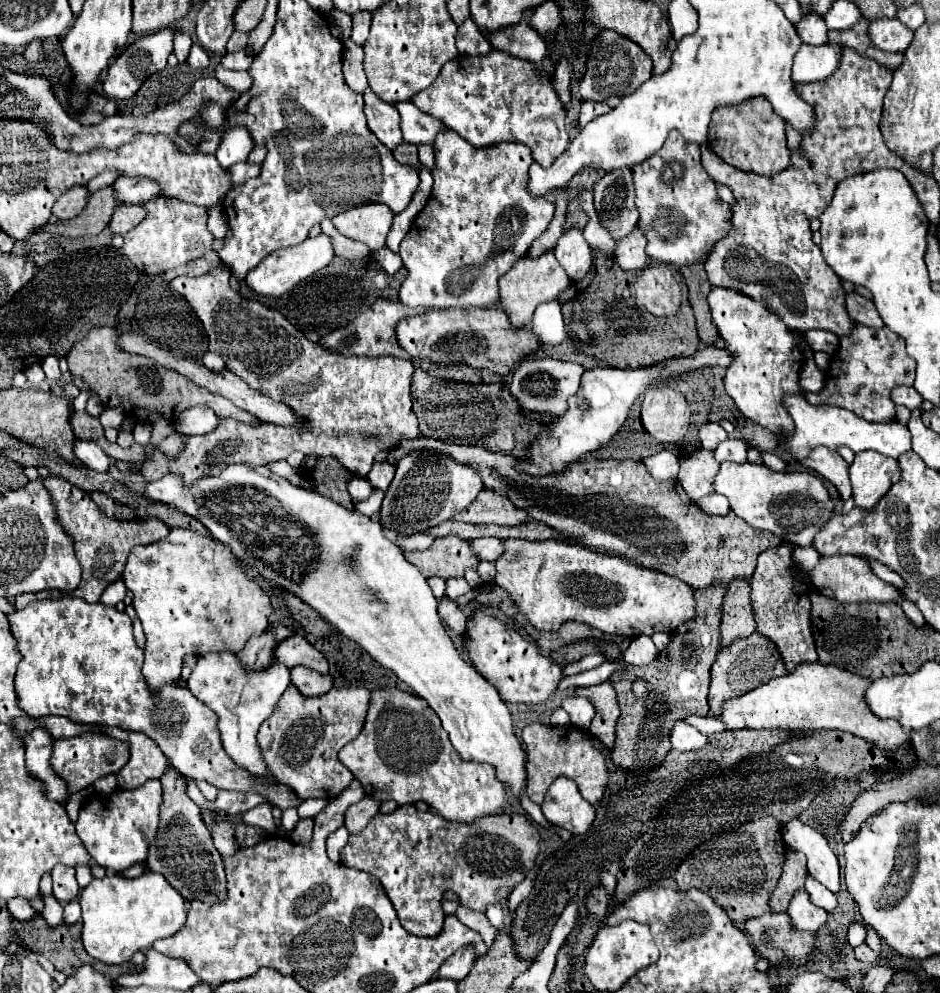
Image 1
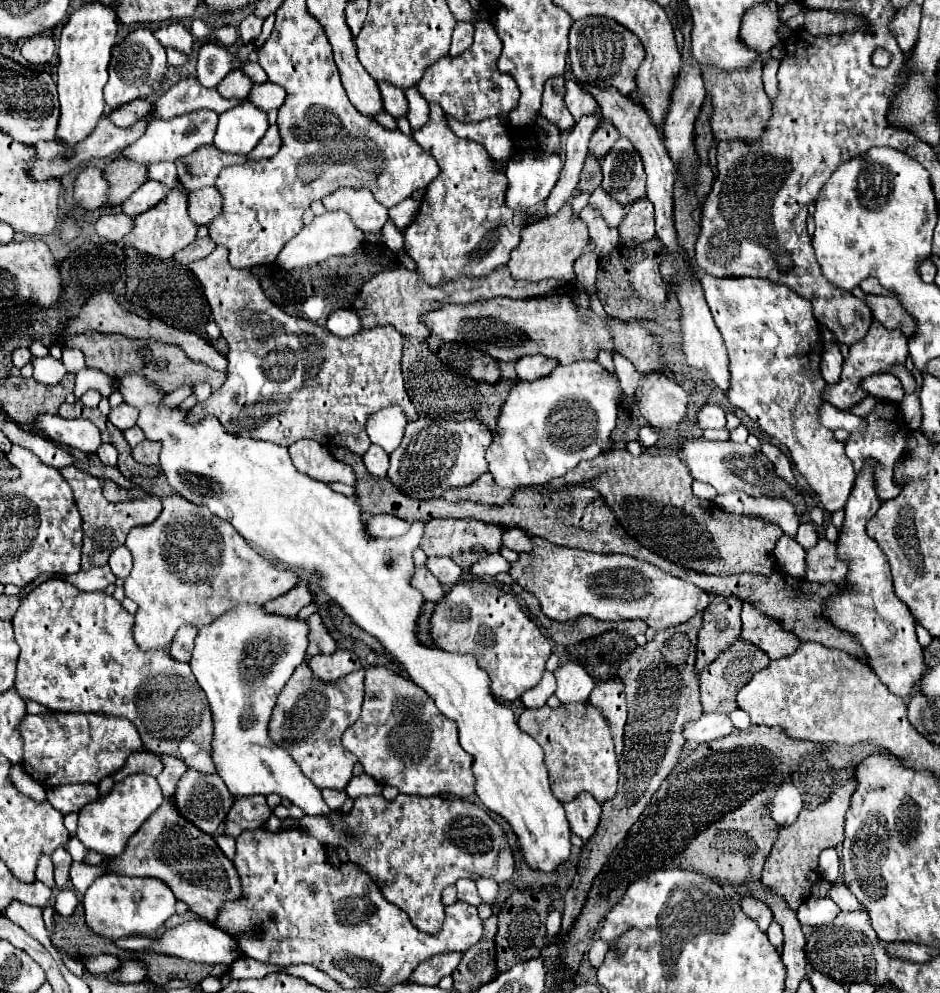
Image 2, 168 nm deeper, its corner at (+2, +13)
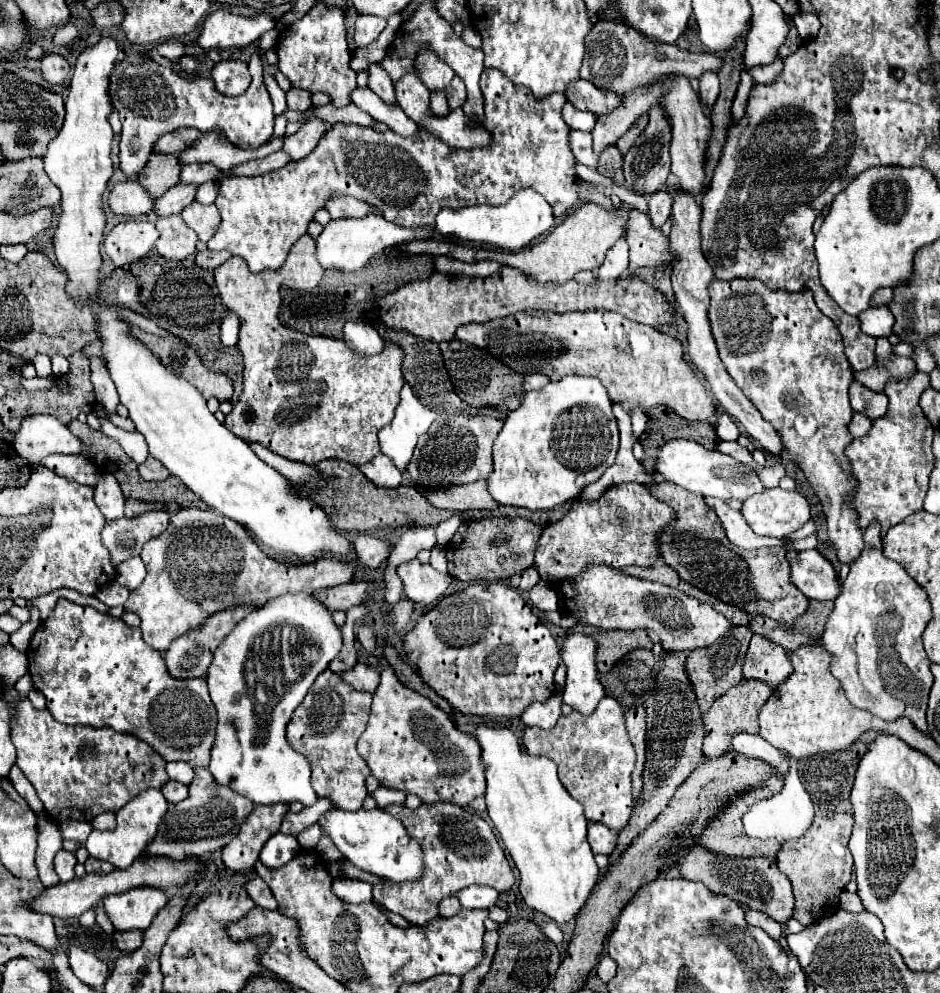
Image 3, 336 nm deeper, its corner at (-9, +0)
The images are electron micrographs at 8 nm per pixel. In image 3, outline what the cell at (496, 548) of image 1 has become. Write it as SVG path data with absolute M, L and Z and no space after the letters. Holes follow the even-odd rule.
M626 482L610 486L600 500L576 500L560 522L544 528L534 552L534 566L542 580L576 576L586 564L606 564L610 568L624 568L628 564L652 566L658 556L656 534L662 532L672 514L674 512L664 502L652 498L642 484Z

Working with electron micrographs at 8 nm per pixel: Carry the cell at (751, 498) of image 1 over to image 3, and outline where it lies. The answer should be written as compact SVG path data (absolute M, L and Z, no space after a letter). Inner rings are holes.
M672 440L662 446L658 452L658 464L656 472L660 472L670 482L686 488L688 492L696 492L702 496L712 496L718 500L746 500L746 492L762 492L766 490L764 484L758 478L758 472L738 460L734 460L728 454L722 454L718 450L708 450L698 442L692 440Z

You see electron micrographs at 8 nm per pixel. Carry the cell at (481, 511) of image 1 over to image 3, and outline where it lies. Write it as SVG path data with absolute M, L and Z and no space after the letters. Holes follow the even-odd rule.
M474 482L468 486L452 486L440 492L428 492L426 498L444 510L482 510L500 506L488 492L486 482Z

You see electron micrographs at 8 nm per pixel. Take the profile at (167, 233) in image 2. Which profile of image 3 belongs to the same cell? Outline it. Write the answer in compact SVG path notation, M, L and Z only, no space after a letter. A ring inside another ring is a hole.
M182 216L158 218L156 230L160 232L160 238L156 242L156 250L162 258L184 260L184 258L190 258L196 254L198 234L184 224Z

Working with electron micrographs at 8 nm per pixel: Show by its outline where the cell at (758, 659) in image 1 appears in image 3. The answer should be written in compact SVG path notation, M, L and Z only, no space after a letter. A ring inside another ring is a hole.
M742 678L738 686L732 686L728 690L728 694L724 694L722 698L718 698L712 708L704 714L704 728L706 728L706 736L704 736L704 754L706 758L716 758L720 754L726 754L730 750L728 742L732 738L732 734L736 732L750 732L750 734L758 734L758 708L770 698L772 688L768 686L768 682L764 680L746 680Z

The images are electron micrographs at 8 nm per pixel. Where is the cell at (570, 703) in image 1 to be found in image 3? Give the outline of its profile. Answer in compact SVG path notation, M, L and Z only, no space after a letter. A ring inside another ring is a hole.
M568 634L562 660L568 668L566 686L564 686L564 702L572 706L576 712L588 716L596 710L598 702L606 696L604 686L596 678L596 662L594 662L596 642L584 634Z

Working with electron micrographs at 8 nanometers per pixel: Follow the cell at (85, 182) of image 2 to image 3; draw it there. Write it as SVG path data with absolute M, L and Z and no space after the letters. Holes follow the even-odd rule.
M130 180L124 184L116 184L110 190L108 206L114 214L118 214L122 218L142 220L152 212L154 198L148 196L148 192L142 190L142 186L136 180Z

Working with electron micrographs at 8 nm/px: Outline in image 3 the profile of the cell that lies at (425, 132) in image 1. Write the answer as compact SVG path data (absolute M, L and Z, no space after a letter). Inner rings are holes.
M372 64L372 66L368 68L368 72L370 72L370 80L368 80L370 90L372 90L376 96L380 96L384 102L396 104L394 84L392 84L392 80L388 78L388 74L384 74L384 70L380 70L380 66L376 66L376 64Z

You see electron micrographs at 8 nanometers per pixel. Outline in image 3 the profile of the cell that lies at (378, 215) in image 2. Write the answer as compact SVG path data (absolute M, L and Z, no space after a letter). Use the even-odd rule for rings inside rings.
M344 196L344 198L332 198L326 202L324 206L332 218L364 218L370 212L374 212L374 208L362 200L356 200L352 196Z

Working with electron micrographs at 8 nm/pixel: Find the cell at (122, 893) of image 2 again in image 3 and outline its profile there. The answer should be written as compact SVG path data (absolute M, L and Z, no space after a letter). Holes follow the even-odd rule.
M136 888L126 894L108 896L104 900L104 910L116 932L144 932L166 904L168 896L160 894L160 890Z

